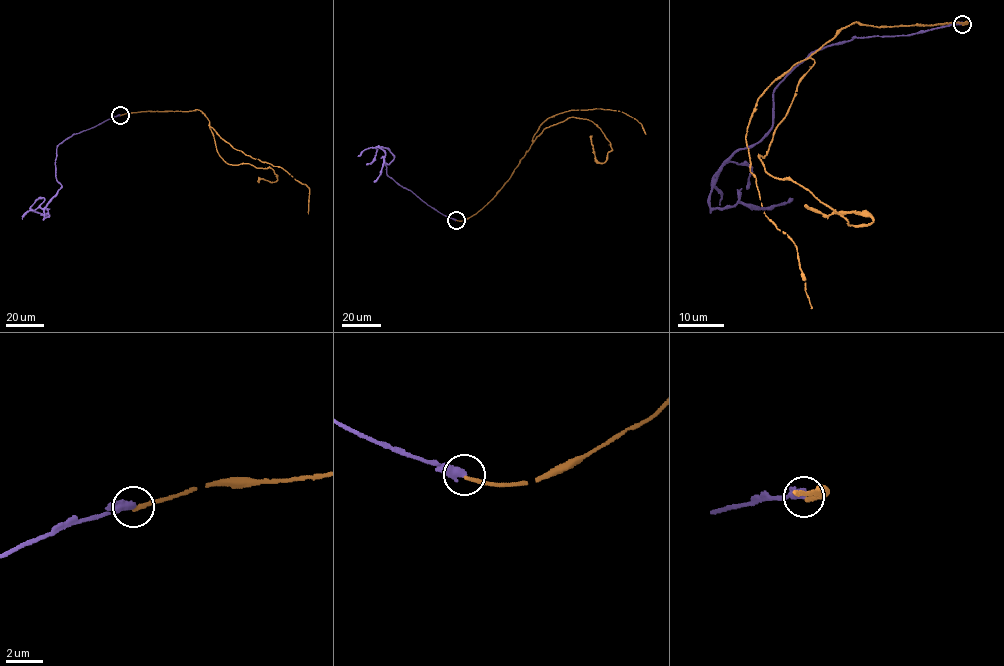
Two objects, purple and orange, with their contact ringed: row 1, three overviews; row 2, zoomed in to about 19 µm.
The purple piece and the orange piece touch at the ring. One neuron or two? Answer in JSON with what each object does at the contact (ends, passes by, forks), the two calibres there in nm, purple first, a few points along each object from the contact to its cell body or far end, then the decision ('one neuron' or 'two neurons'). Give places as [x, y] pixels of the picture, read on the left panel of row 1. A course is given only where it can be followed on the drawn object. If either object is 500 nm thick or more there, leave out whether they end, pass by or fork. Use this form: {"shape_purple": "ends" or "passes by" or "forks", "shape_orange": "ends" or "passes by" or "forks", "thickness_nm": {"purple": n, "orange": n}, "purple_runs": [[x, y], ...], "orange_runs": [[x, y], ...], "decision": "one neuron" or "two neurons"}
{"shape_purple": "ends", "shape_orange": "ends", "thickness_nm": {"purple": 480, "orange": 200}, "purple_runs": [[120, 115], [59, 143], [55, 178], [61, 186], [44, 210], [48, 217], [33, 211]], "orange_runs": [[120, 115], [199, 110], [226, 162], [270, 167], [277, 176], [272, 182], [261, 179]], "decision": "two neurons"}

